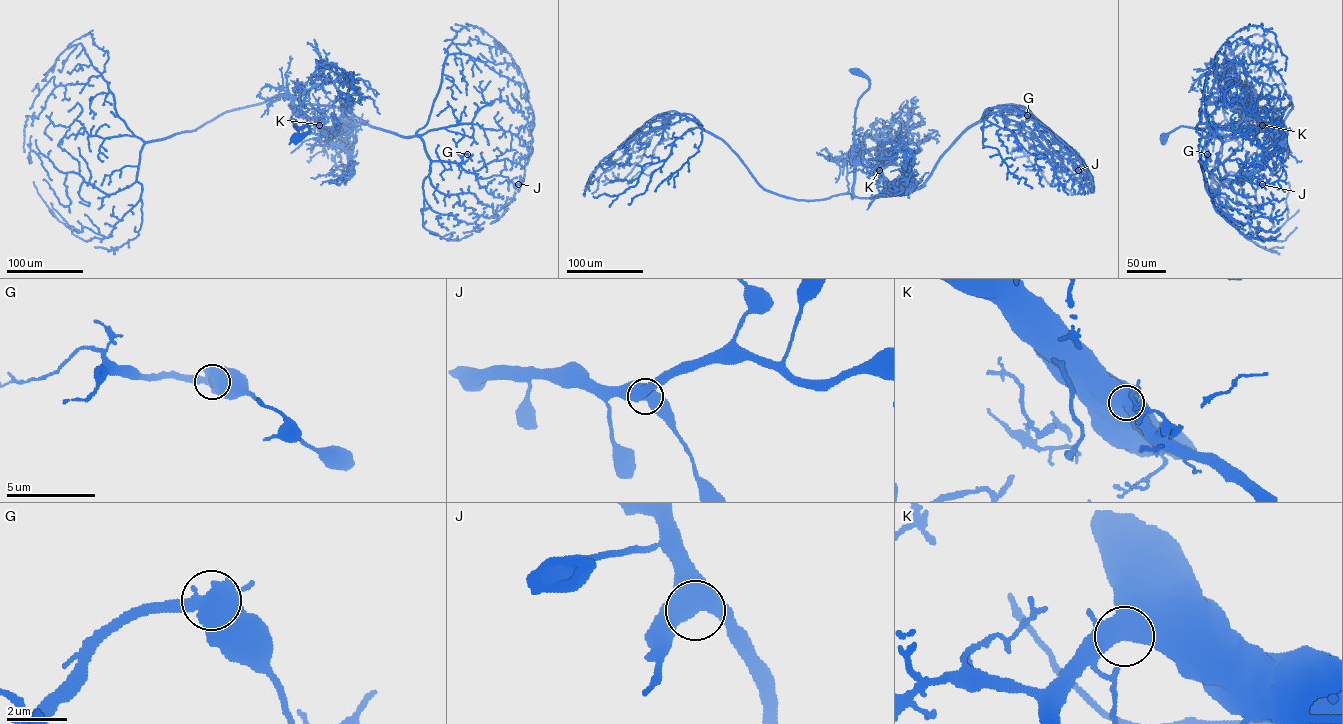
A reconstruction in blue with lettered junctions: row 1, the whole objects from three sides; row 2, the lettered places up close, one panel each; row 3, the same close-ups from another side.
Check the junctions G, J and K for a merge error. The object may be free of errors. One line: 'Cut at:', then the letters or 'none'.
Cut at: G

